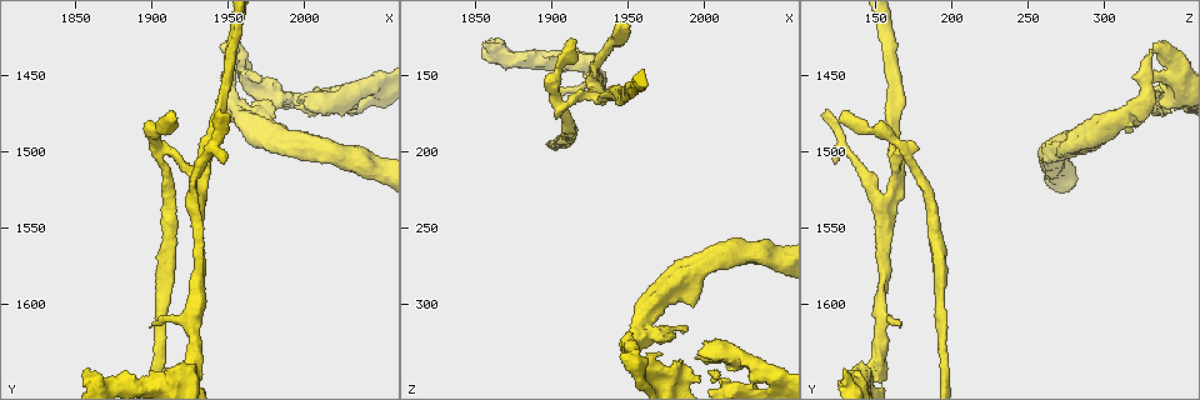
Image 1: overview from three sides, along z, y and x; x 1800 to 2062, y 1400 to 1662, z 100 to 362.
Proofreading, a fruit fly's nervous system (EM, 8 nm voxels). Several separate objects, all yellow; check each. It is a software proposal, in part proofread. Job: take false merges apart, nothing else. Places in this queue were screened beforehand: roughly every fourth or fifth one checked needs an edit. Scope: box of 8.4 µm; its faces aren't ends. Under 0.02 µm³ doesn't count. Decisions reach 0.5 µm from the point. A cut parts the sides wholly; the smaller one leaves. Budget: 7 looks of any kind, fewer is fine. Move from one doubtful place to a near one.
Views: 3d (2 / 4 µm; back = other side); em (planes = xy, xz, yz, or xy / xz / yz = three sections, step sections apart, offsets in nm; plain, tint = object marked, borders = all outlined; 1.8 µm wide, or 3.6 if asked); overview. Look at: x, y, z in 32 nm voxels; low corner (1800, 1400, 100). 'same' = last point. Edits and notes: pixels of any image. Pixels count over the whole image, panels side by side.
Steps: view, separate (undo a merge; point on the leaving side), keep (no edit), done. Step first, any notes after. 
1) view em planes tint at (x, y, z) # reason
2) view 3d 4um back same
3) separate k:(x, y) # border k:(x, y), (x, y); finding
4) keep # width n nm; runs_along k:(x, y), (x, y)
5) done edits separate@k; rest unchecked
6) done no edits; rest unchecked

view 3d 4um back at (2044, 1458, 350) # abrupt turn

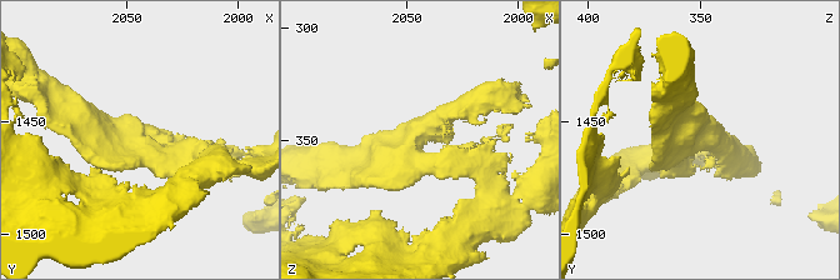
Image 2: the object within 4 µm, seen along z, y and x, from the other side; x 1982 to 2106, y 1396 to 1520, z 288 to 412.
view em xz step 8 tint at (2045, 1456, 349) # arms 3; arm_widths 280, 340, 380 nm

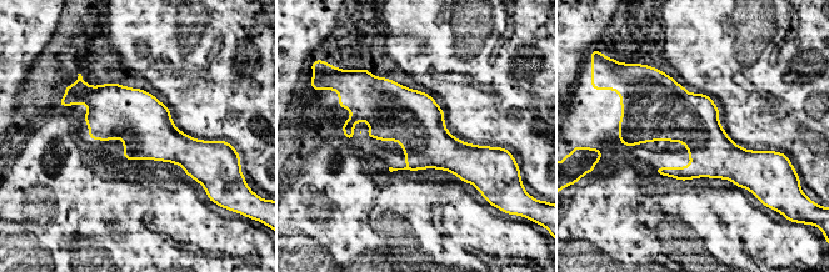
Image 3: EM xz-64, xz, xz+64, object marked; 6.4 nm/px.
keep # runs_along 3:(349, 104), (489, 154); all the same neuron

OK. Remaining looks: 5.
view em xz step 16 tint at (1960, 1474, 316)

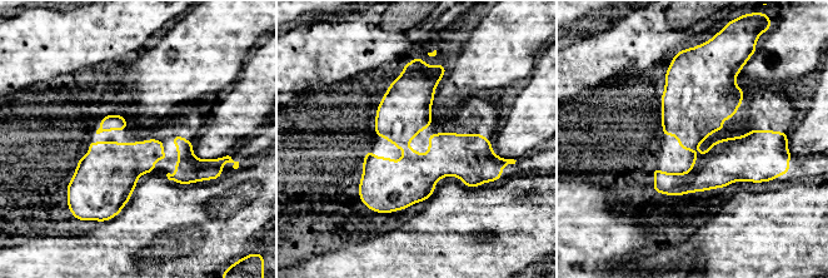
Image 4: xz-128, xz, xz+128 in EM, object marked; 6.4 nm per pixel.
view em planes tint same

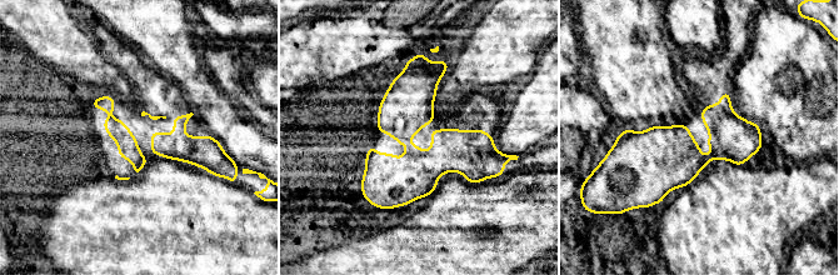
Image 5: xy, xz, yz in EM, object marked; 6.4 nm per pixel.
keep # width 140 nm; runs_along 5:(493, 150), (364, 186); one neuron here

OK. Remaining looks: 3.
view em xz step 8 tint at (1906, 1498, 170) # sharp bend

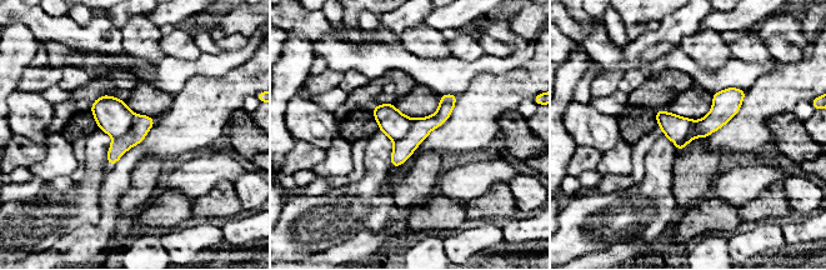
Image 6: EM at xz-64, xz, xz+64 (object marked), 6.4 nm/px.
view em planes tint same

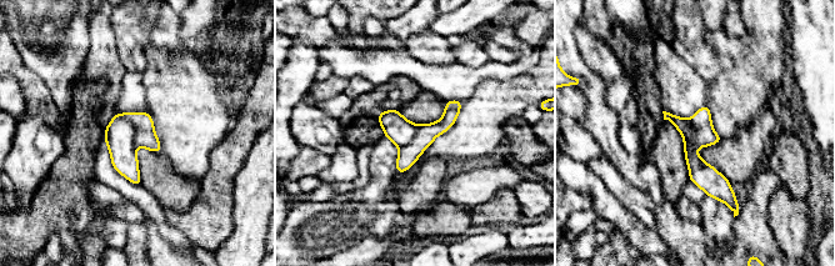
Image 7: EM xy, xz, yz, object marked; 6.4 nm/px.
separate 7:(119, 134) # width 200 nm; part_leaving 7:(666, 115), (731, 201); two neurons meet here

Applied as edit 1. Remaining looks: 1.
done edits separate@7; rest unchecked

